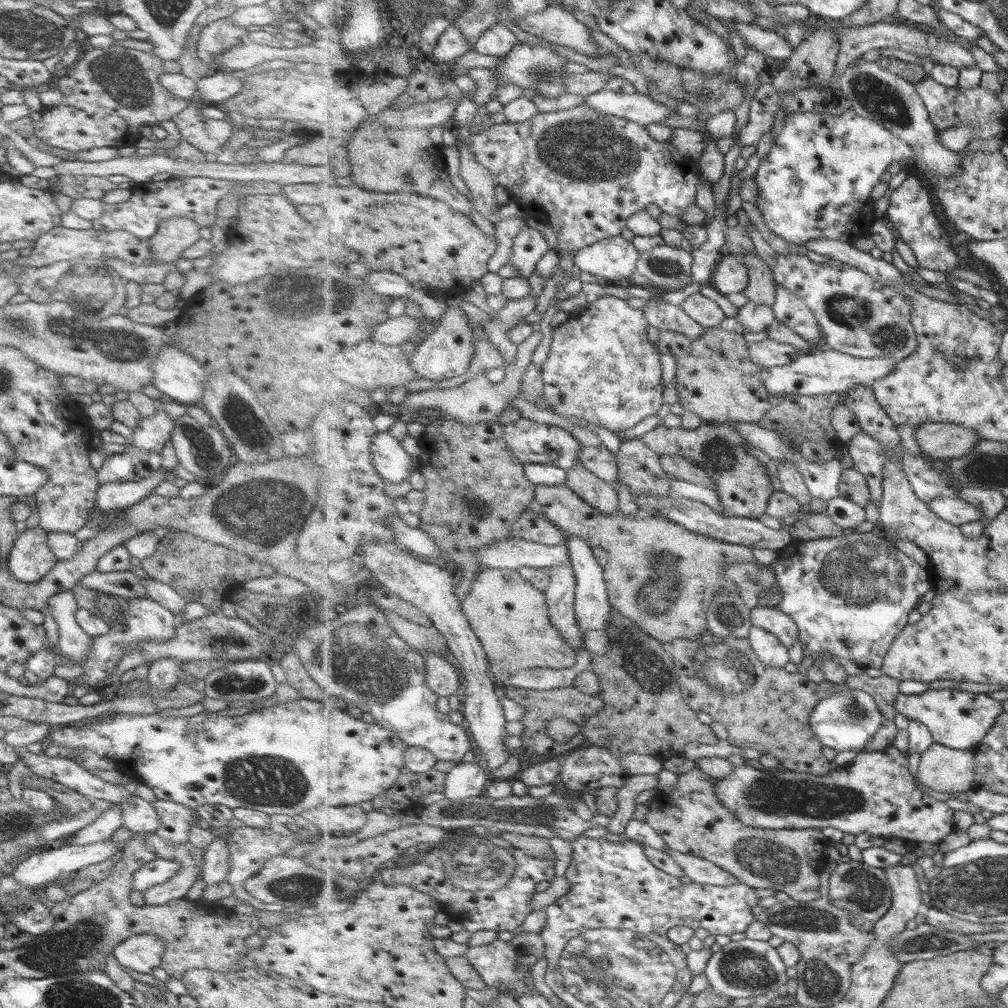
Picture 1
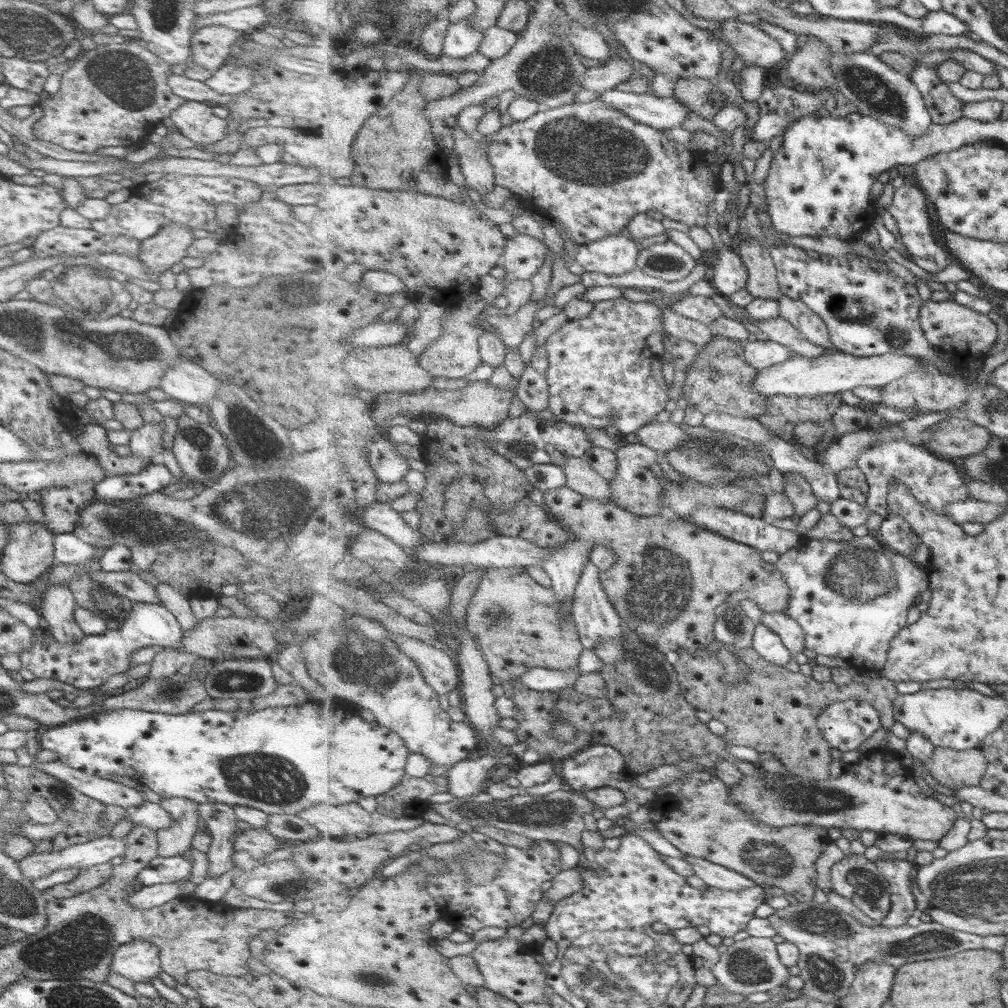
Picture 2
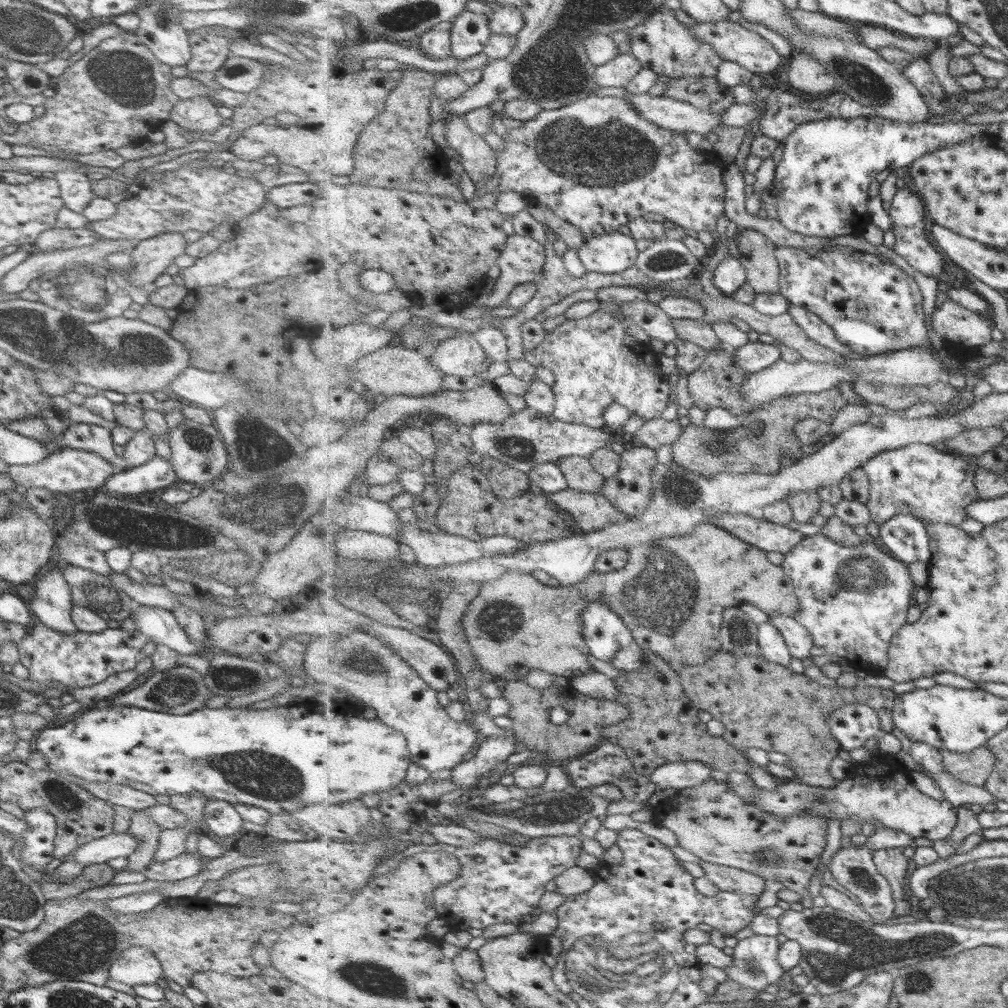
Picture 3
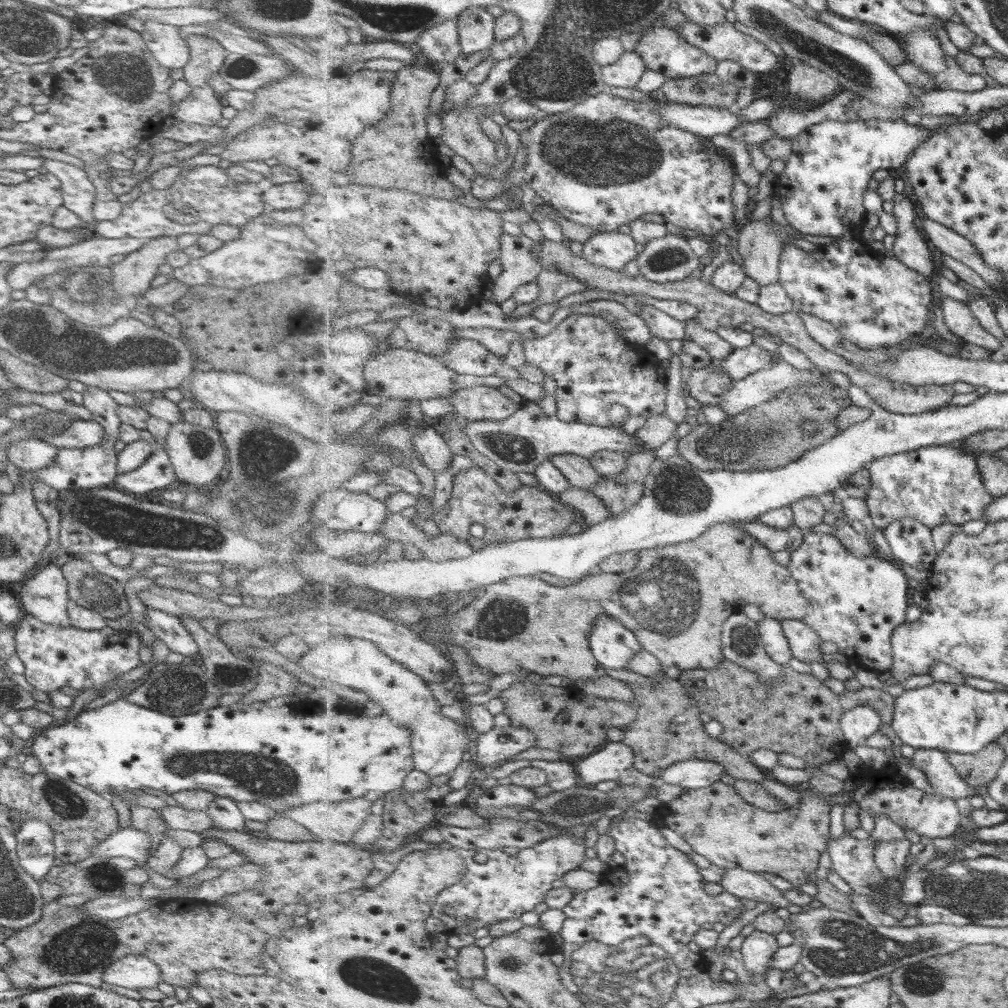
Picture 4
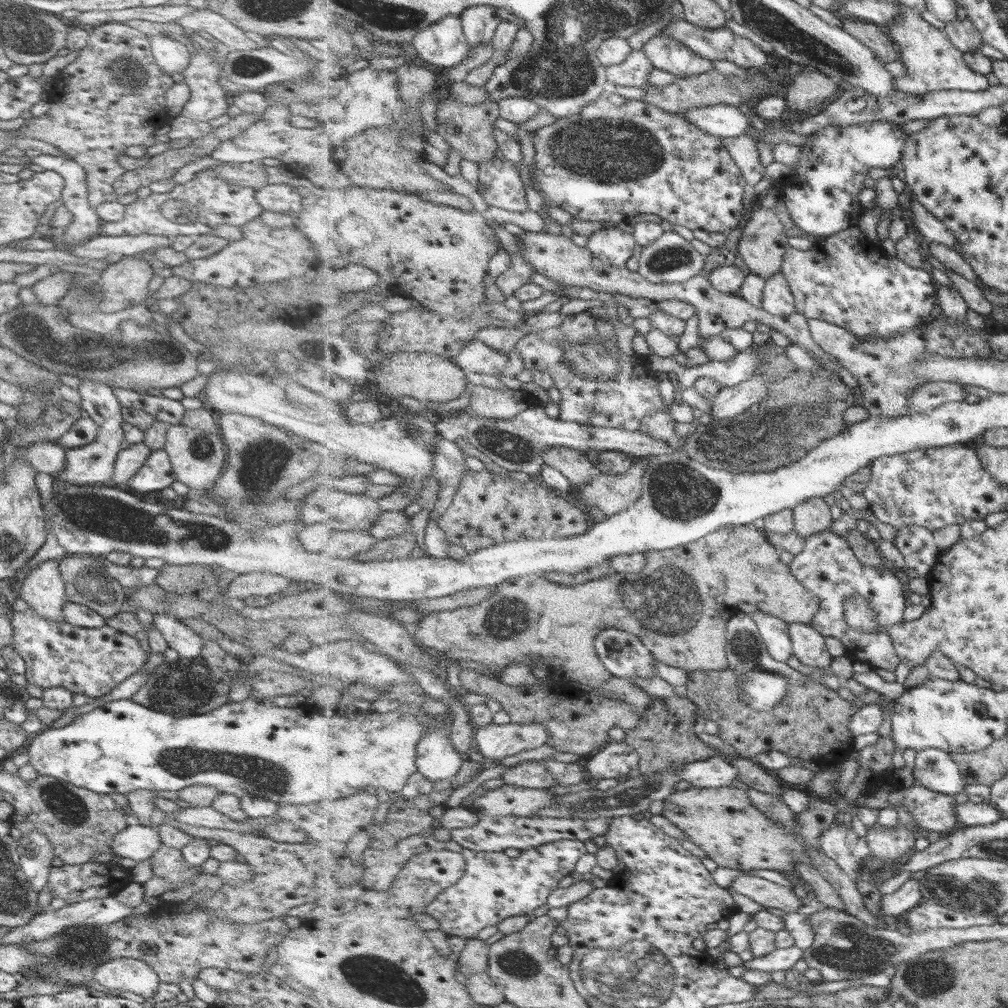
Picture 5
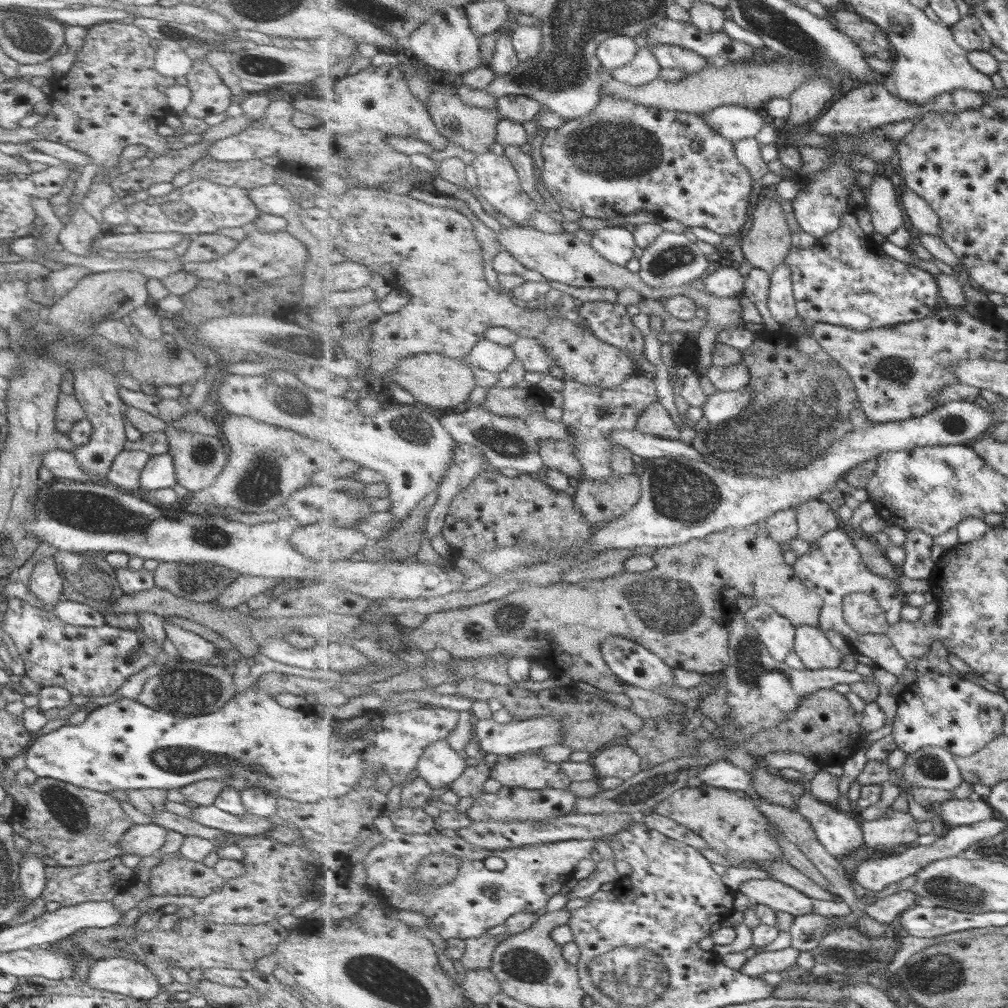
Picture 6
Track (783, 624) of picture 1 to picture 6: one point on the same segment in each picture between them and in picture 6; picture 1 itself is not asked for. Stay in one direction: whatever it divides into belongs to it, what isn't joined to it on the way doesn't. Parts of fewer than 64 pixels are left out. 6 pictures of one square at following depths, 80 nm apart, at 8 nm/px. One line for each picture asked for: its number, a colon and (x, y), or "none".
2: (782, 624)
3: (799, 640)
4: (806, 645)
5: (809, 645)
6: (816, 652)

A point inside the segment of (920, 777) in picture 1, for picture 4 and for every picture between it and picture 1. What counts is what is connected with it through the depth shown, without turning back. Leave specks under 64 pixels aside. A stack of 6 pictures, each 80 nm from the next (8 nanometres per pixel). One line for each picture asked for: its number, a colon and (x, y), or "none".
2: (954, 769)
3: (974, 767)
4: (980, 769)

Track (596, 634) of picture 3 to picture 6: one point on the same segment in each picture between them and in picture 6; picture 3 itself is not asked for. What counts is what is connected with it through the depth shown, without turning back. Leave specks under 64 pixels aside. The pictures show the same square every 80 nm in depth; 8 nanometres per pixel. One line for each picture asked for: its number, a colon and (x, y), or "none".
4: (615, 646)
5: (624, 654)
6: (635, 664)

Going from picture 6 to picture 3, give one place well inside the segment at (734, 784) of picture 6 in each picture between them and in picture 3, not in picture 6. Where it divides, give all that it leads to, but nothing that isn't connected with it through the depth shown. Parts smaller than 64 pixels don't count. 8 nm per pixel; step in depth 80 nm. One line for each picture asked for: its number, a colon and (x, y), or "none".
3: (681, 775)
4: (688, 774)
5: (714, 772)

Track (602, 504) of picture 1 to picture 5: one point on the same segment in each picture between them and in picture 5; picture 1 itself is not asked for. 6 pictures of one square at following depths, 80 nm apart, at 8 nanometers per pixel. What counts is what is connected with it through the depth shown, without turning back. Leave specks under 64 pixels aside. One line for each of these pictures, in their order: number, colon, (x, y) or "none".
2: (582, 477)
3: (580, 474)
4: (580, 472)
5: (572, 463)

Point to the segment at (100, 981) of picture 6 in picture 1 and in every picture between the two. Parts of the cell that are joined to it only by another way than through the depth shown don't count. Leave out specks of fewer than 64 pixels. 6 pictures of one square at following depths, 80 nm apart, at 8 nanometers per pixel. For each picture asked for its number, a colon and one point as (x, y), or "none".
1: (141, 953)
2: (137, 961)
3: (135, 965)
4: (132, 972)
5: (124, 974)

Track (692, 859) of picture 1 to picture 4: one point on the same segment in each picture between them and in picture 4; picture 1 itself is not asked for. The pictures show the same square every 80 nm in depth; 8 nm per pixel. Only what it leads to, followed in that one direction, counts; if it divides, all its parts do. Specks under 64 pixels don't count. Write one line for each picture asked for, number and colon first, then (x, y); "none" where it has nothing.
2: (712, 874)
3: (726, 878)
4: (743, 883)

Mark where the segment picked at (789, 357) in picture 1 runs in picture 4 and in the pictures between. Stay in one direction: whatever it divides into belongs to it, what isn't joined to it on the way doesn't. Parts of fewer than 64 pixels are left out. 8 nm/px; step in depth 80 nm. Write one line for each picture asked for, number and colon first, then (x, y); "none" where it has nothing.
2: (761, 354)
3: (755, 356)
4: (742, 362)

